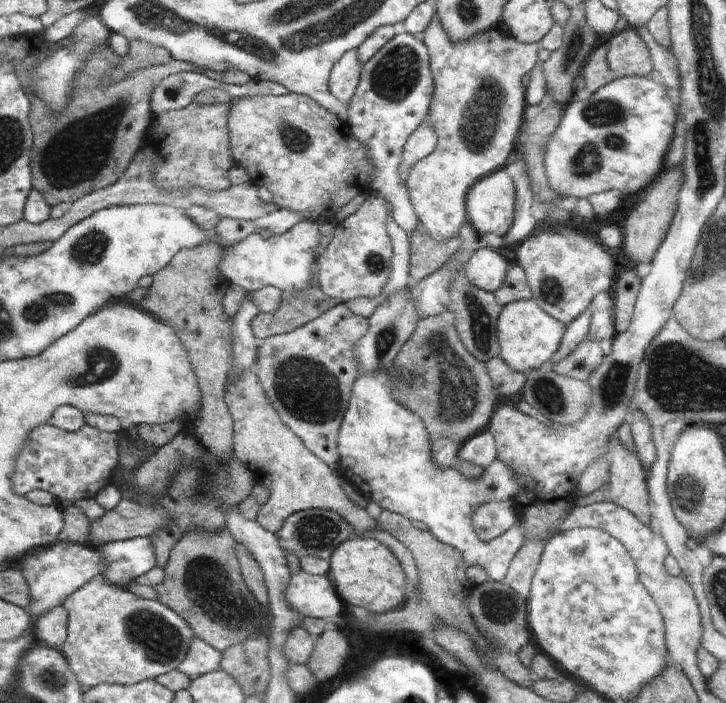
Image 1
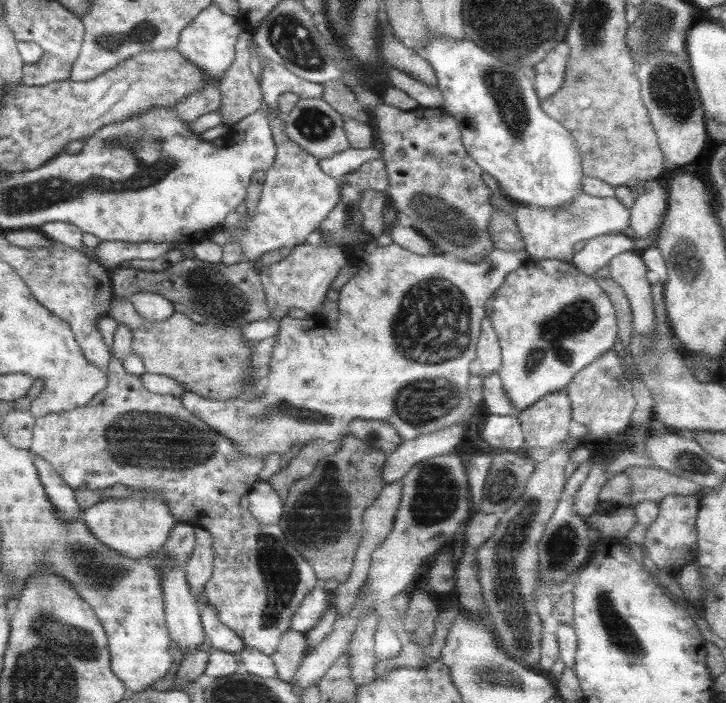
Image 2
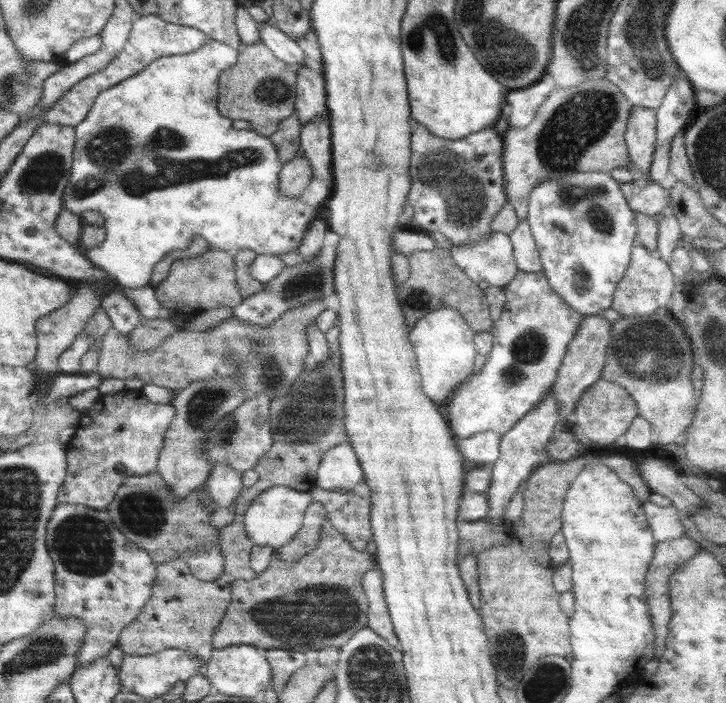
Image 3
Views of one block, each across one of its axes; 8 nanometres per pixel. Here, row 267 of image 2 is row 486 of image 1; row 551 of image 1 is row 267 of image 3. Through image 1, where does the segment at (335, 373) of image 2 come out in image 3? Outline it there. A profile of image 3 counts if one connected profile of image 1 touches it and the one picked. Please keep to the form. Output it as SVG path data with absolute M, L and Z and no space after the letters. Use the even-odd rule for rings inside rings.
M492 232L488 238L472 242L468 246L453 246L449 252L456 267L476 284L485 281L488 284L494 284L495 287L504 288L519 271L514 258L512 241L509 235L502 232Z

